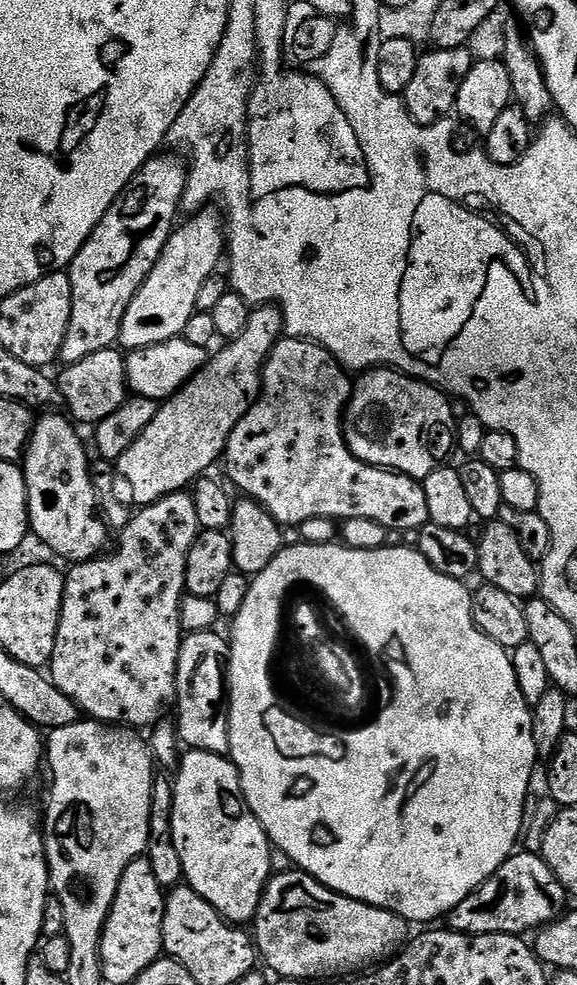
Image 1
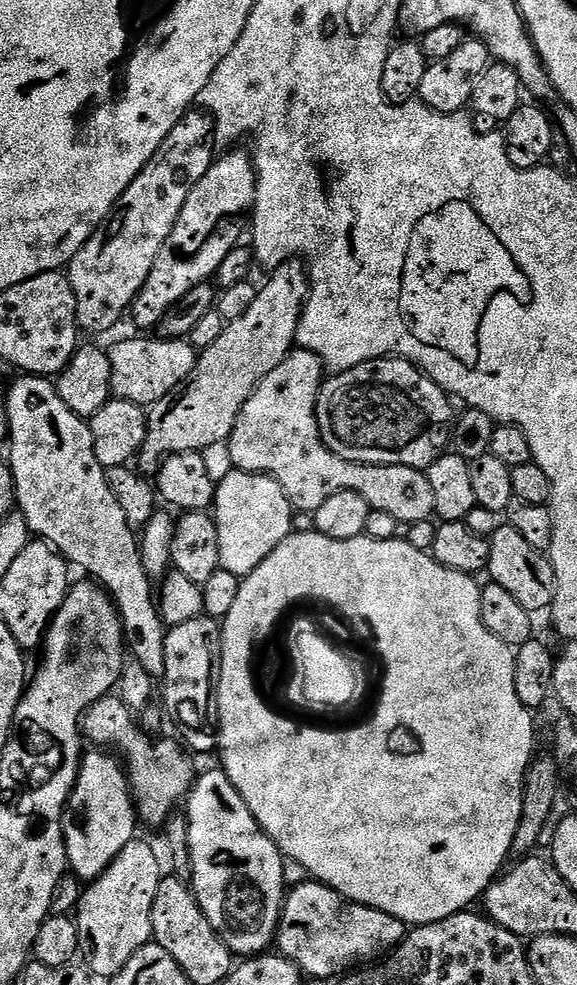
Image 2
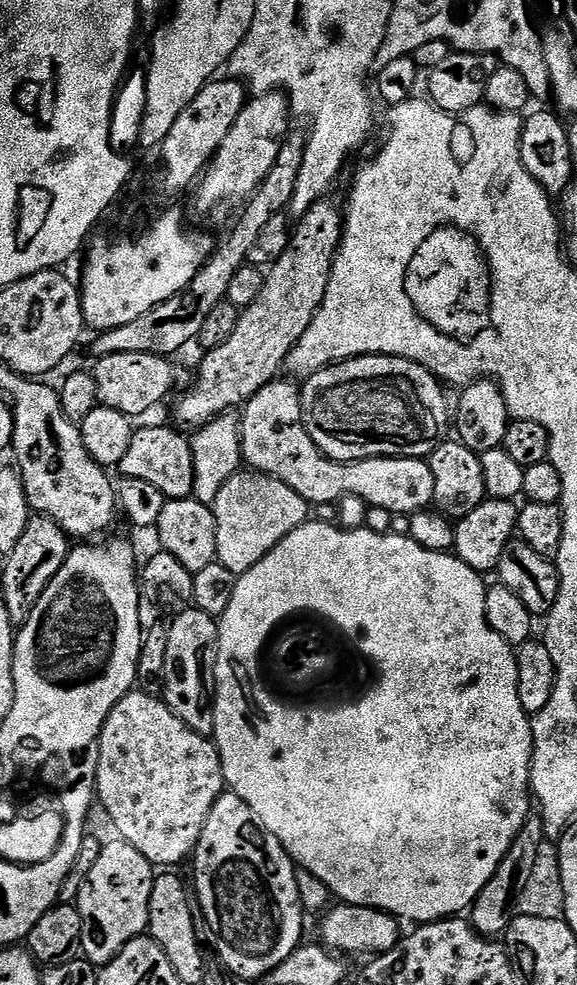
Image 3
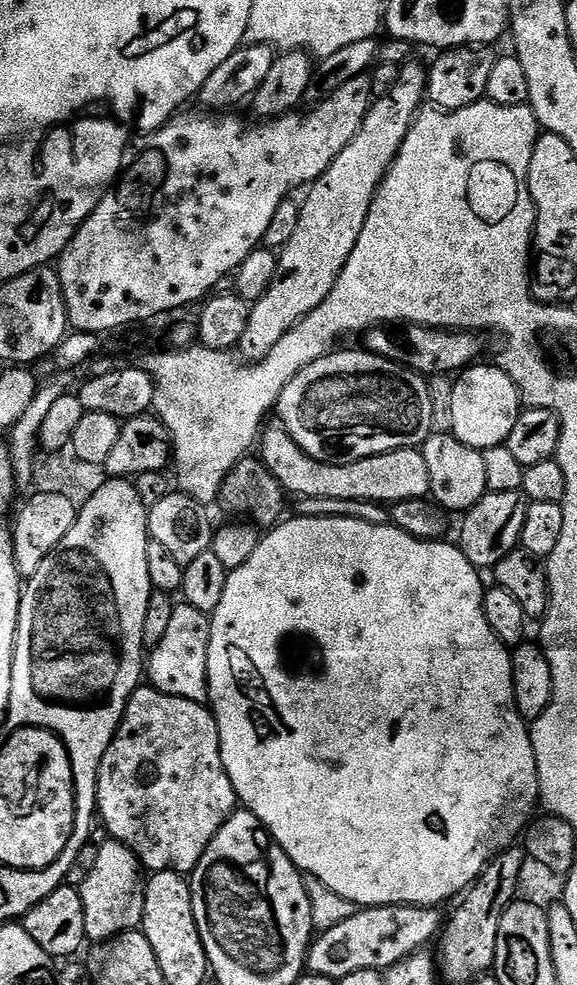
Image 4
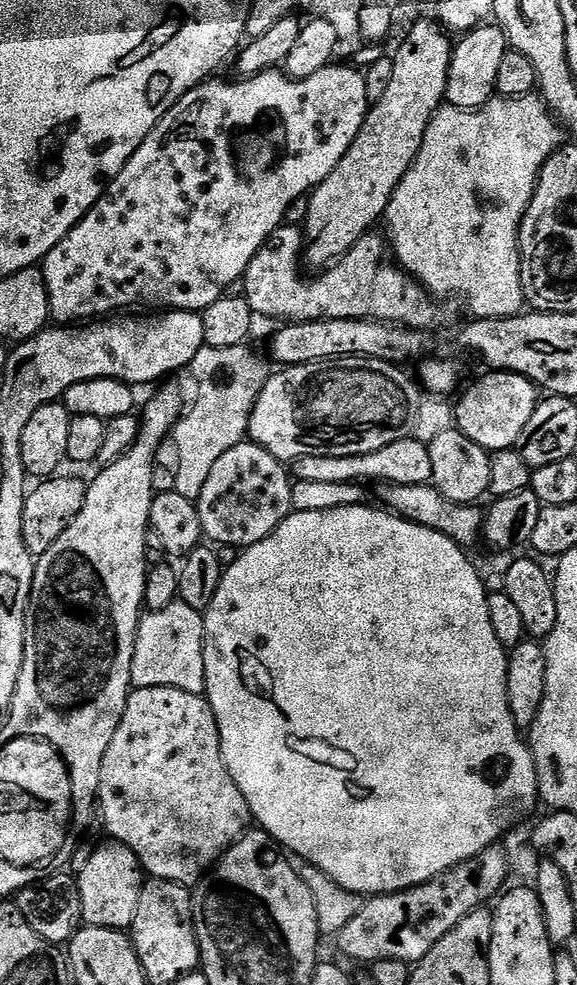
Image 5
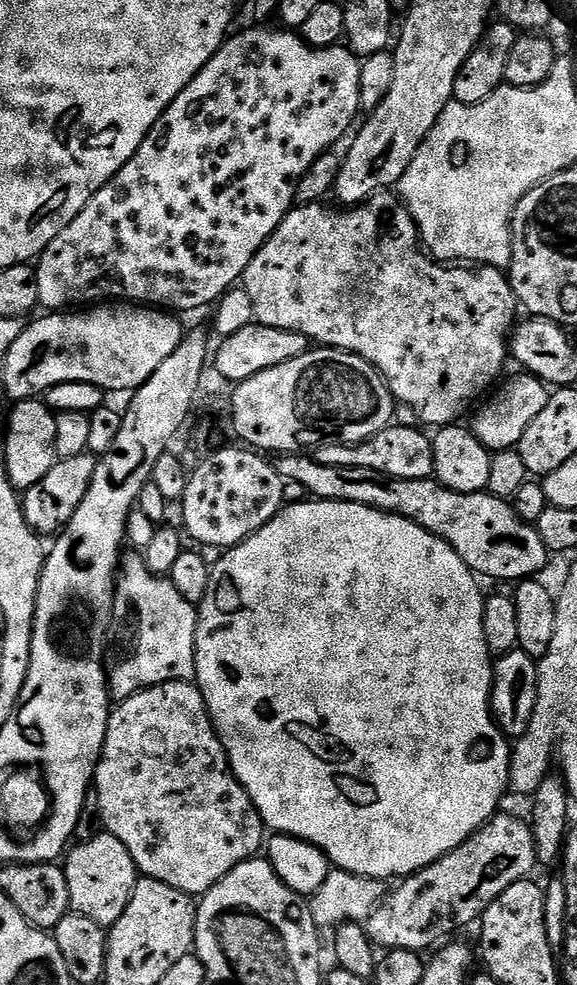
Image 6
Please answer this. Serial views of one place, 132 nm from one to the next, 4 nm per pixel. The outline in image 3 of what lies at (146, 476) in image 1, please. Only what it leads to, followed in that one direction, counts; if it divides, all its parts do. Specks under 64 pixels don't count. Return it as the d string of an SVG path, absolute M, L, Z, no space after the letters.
M328 198L316 201L299 217L297 224L300 225L295 225L291 245L282 258L267 269L258 298L241 311L234 334L230 334L222 346L209 348L203 353L200 377L176 404L177 425L185 424L180 426L188 430L203 428L216 417L247 404L262 386L281 375L290 350L294 350L298 338L306 334L306 326L310 326L318 306L322 306L322 298L326 298L332 263L340 250L344 221L341 209L336 209L330 201Z

